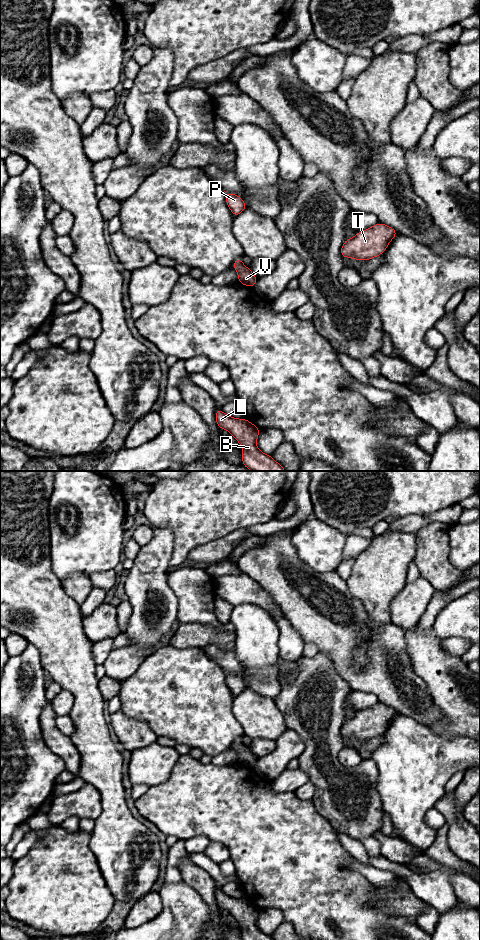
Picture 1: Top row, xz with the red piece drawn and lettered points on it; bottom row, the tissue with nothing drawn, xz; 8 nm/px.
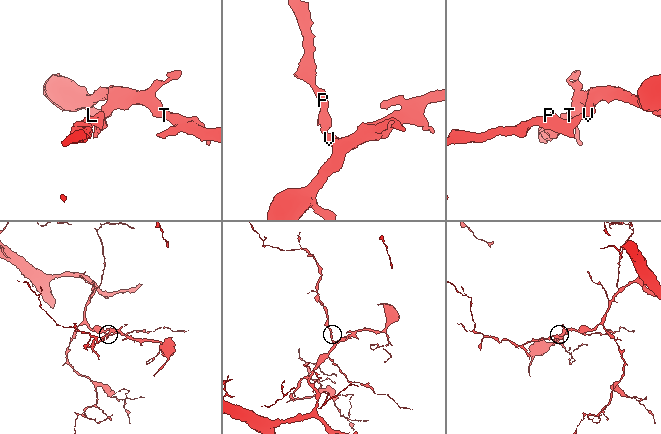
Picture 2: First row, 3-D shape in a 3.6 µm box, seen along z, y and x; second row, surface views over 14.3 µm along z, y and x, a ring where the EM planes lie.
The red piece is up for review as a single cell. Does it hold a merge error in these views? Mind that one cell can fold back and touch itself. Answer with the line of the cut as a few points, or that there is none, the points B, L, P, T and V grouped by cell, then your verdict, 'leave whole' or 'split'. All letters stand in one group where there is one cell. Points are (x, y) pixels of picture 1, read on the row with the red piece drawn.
no cut; B L P T V; leave whole

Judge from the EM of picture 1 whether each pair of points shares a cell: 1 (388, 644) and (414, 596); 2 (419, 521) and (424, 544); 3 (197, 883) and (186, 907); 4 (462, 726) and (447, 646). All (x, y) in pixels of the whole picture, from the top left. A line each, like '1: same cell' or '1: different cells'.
1: different cells
2: different cells
3: different cells
4: different cells

